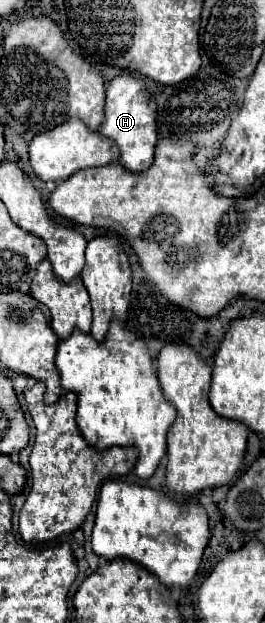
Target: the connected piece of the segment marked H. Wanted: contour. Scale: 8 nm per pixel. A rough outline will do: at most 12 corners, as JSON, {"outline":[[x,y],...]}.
{"outline":[[141,79],[107,85],[99,131],[129,171],[145,171],[157,145],[155,103]]}

